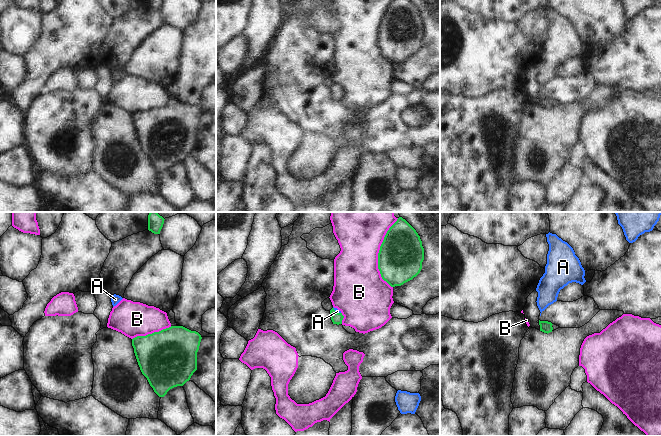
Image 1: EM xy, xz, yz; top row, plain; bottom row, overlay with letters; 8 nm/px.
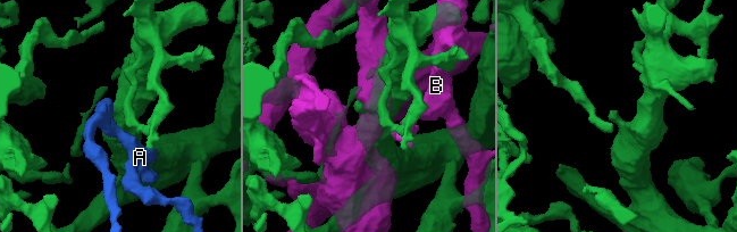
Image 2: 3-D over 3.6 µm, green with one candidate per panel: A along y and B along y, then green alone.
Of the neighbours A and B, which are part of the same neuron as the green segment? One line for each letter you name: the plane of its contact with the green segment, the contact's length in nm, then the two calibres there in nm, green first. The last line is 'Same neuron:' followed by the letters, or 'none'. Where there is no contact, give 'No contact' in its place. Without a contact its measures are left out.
A: Touches green in xz. Shared border 80 nm. Thickness 90 nm (green) against 30 nm
Same neuron: A.

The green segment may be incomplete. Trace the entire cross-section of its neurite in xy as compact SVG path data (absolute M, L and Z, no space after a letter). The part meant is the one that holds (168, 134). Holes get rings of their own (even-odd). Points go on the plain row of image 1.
M171 102L132 115L140 146L159 173L190 156L197 146L201 115L198 108L183 102Z

